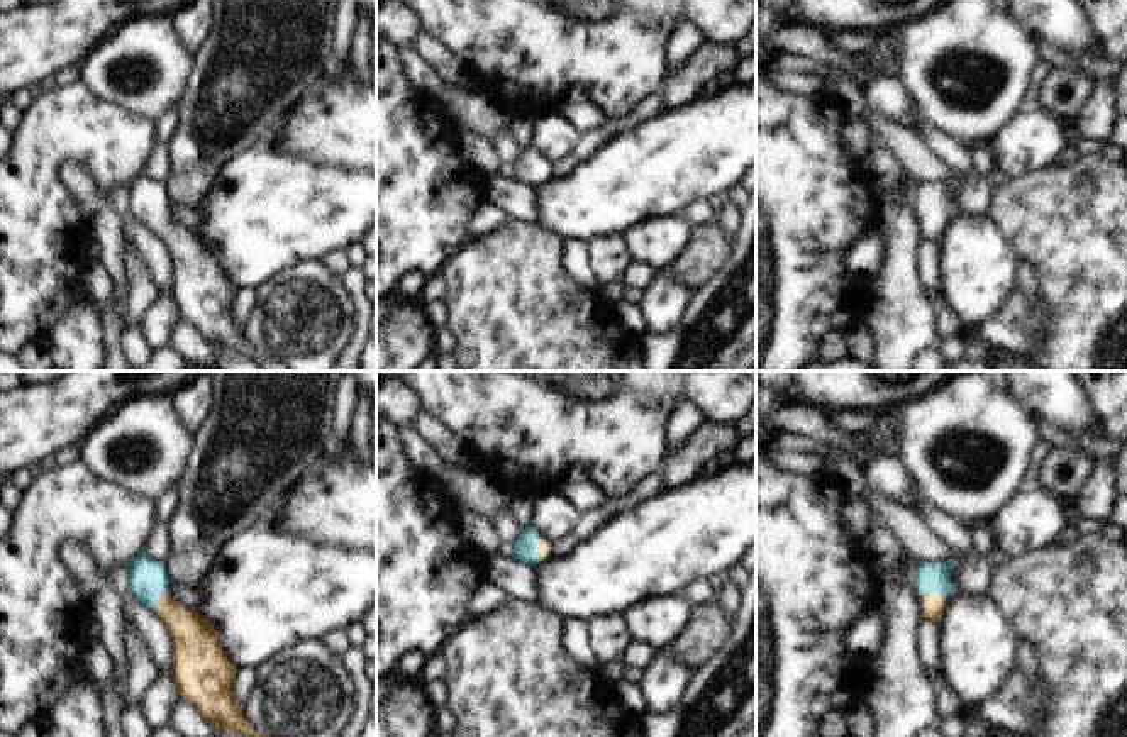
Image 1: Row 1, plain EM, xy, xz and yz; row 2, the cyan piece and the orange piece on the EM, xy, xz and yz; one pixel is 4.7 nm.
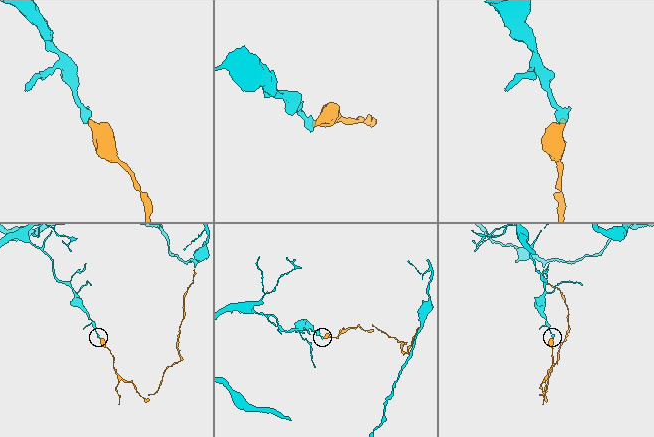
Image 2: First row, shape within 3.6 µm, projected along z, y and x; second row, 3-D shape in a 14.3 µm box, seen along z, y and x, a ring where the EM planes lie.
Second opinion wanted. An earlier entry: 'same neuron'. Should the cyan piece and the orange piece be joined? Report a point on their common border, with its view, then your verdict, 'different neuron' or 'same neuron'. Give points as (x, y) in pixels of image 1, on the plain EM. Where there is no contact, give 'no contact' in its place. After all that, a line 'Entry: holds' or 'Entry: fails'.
meets cyan in xz at (536, 170); same neuron
Entry: holds

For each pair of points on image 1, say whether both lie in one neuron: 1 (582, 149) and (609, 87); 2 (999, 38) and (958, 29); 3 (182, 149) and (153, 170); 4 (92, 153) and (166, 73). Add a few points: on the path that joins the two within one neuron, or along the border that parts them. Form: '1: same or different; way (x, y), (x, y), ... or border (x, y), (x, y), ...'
1: different; border (644, 99), (627, 114), (609, 119)
2: same; way (988, 38), (968, 38)
3: different; border (168, 144), (168, 177), (163, 182)
4: different; border (95, 94), (153, 122)

